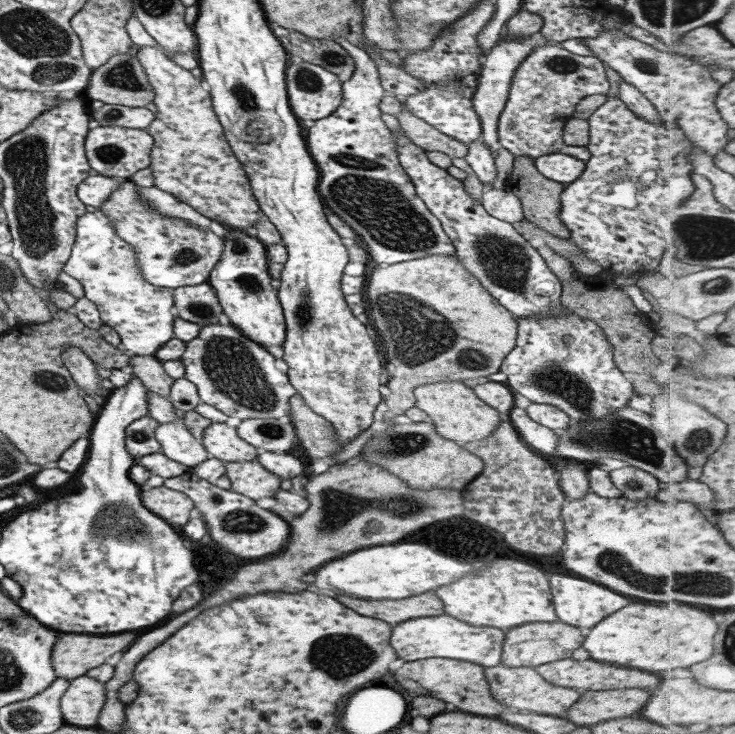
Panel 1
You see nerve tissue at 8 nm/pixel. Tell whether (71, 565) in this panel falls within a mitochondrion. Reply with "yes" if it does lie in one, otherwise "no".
yes

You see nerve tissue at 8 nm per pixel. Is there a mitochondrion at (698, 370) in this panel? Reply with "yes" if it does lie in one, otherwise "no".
no

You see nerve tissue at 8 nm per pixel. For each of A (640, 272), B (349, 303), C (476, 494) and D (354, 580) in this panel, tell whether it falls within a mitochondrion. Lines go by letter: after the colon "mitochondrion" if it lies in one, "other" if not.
A: other
B: other
C: other
D: other

